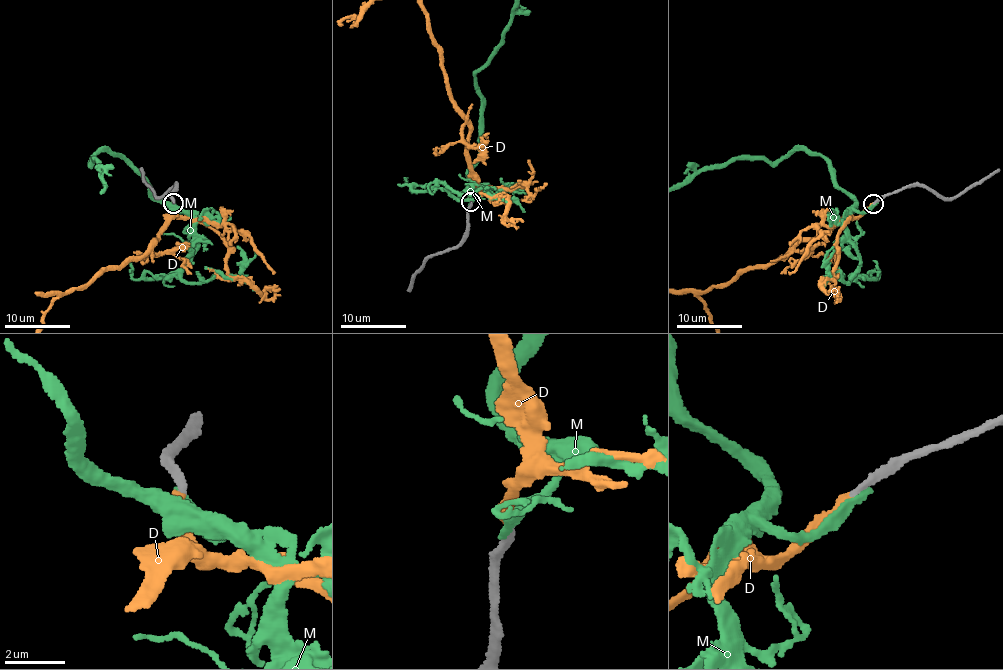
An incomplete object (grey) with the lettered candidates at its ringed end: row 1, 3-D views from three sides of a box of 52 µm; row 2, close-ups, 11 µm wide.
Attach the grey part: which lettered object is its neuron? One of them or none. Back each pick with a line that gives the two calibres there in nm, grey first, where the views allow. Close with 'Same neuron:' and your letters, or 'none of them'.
D: 240 nm thick on the grey side, 280 nm on the other
Same neuron: D

